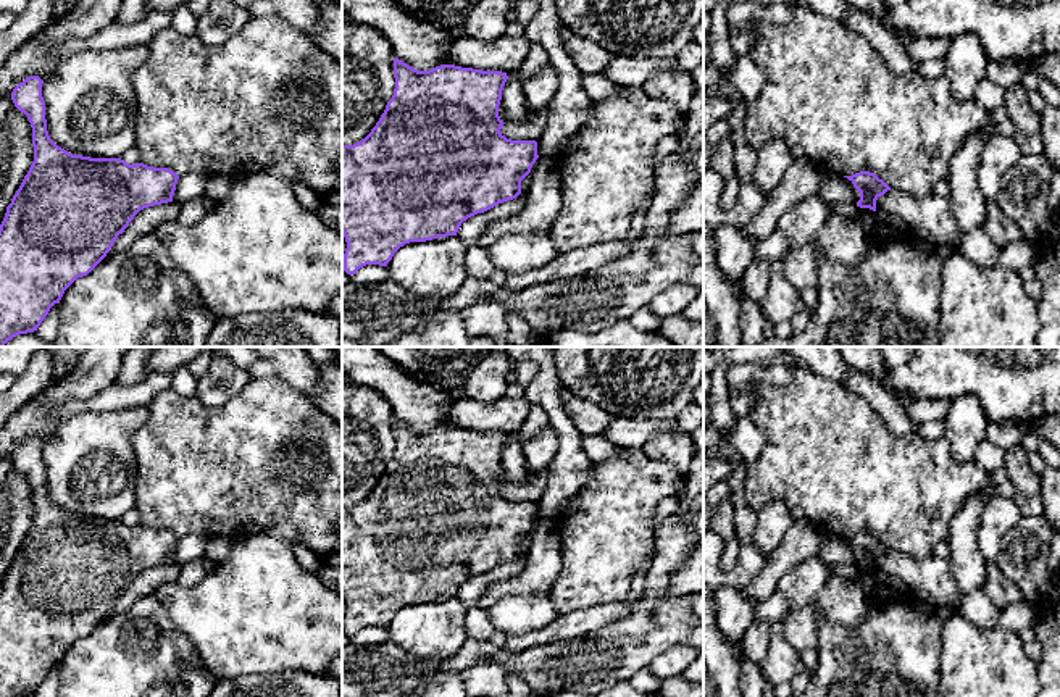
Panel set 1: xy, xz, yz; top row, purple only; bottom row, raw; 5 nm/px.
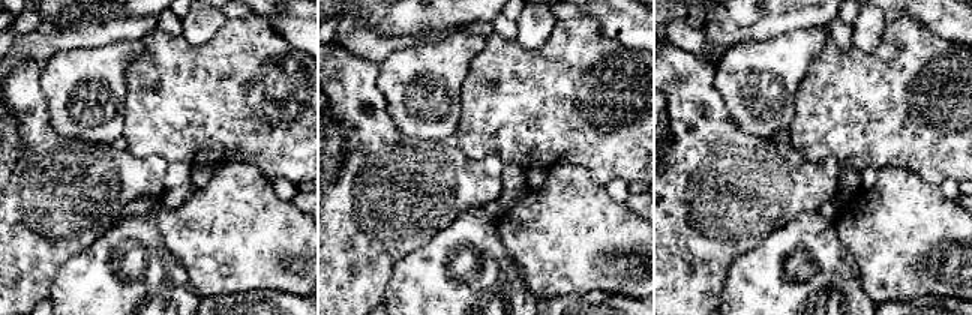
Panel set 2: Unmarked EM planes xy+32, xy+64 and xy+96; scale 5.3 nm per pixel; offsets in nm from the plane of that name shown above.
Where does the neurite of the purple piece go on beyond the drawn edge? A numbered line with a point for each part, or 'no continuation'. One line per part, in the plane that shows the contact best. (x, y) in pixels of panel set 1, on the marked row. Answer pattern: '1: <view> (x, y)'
no continuation

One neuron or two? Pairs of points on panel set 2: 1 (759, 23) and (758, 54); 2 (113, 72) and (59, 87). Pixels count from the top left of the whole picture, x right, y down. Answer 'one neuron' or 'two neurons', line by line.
1: two neurons
2: one neuron

